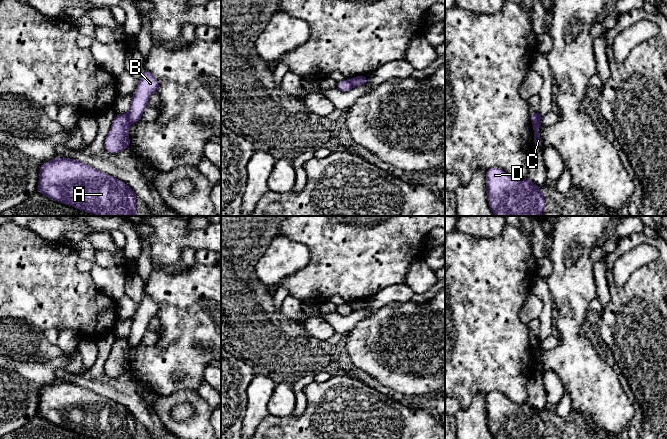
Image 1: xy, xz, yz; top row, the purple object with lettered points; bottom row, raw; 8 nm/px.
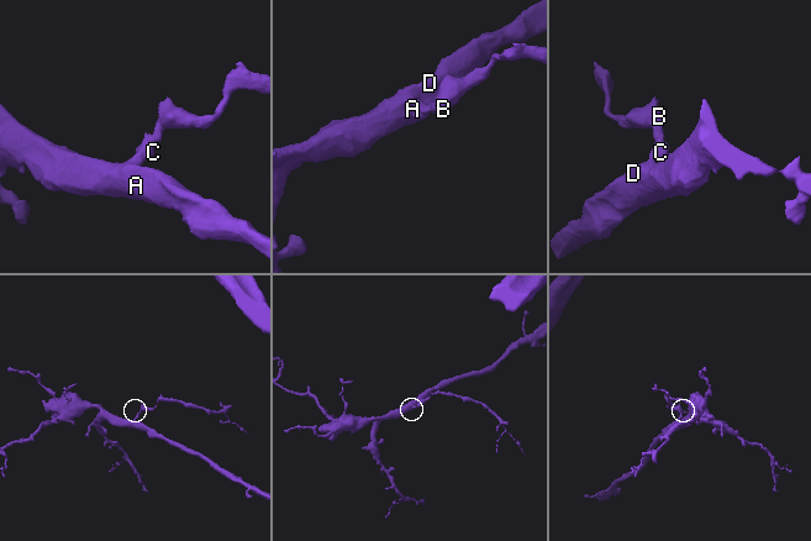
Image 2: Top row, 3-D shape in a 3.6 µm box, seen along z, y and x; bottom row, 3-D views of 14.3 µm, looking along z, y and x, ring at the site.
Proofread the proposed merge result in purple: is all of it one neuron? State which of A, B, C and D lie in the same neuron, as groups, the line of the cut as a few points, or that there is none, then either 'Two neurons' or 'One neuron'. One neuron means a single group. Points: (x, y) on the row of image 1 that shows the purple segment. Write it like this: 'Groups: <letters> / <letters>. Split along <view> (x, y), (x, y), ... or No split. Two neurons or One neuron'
Groups: A C D / B. Split along yz (539, 113), (539, 117), (533, 125). Two neurons

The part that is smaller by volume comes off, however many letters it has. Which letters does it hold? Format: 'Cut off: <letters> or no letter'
Cut off: B

